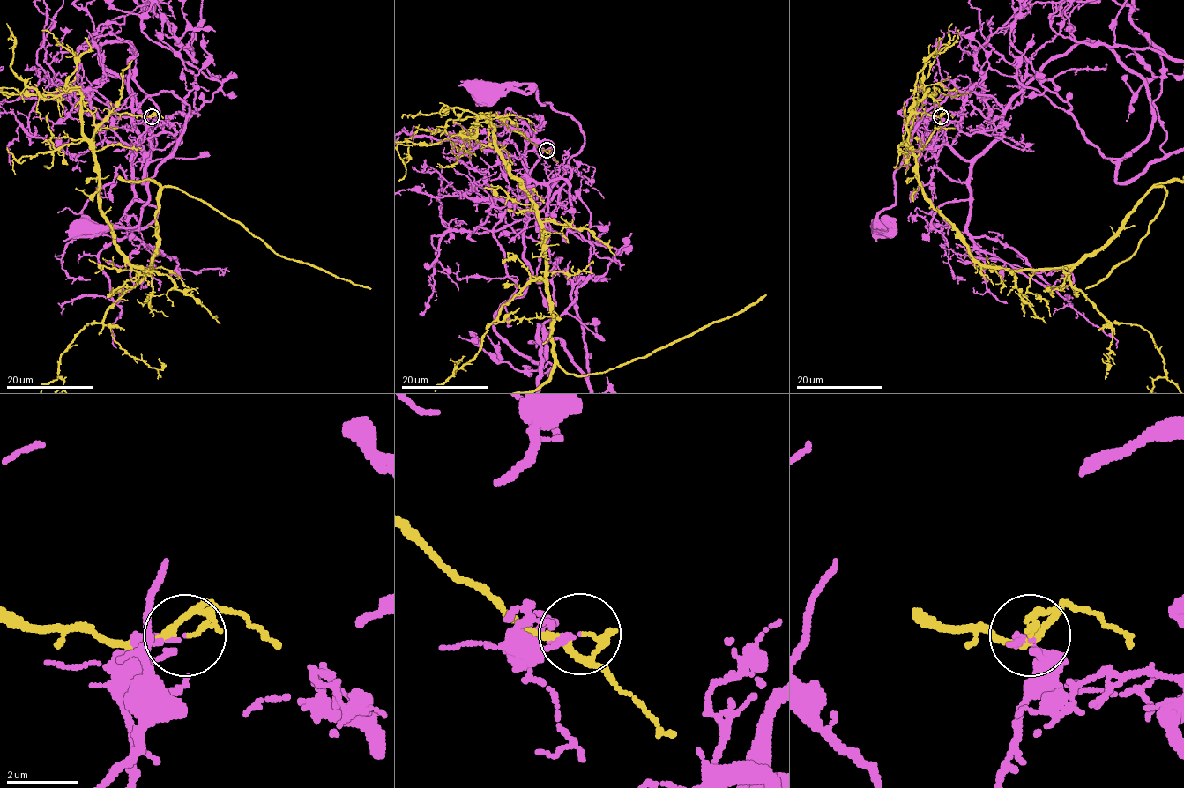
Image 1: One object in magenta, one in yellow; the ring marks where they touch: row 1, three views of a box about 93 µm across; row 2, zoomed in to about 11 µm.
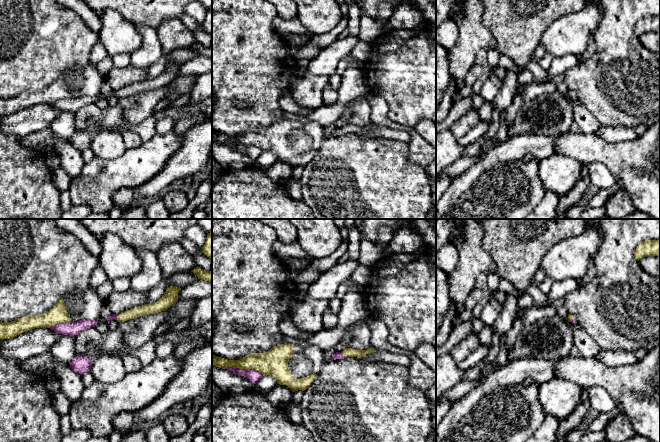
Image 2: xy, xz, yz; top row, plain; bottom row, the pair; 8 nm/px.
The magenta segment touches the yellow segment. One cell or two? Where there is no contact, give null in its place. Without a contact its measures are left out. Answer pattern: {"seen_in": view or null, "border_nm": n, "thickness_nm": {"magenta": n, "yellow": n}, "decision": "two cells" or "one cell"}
{"seen_in": "xz", "border_nm": 320, "thickness_nm": {"magenta": 100, "yellow": 200}, "decision": "two cells"}

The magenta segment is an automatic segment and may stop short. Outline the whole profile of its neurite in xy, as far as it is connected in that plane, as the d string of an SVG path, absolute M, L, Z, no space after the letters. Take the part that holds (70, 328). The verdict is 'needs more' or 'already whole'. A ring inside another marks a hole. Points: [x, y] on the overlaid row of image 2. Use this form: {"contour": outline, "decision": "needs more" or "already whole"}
{"contour": "M79 320L76 322L65 322L55 326L50 327L51 330L62 335L69 335L75 337L80 332L87 328L96 327L98 323L97 320Z", "decision": "already whole"}

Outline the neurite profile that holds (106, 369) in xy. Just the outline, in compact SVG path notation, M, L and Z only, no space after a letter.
M102 355L93 360L90 372L95 381L104 384L113 384L124 378L127 374L123 360L118 355Z

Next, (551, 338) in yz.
M558 314L551 318L542 318L532 324L526 325L517 336L513 347L507 353L507 361L524 358L544 360L561 360L570 356L574 346L574 335L571 327Z

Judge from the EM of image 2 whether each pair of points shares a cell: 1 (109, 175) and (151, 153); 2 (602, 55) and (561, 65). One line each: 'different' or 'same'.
1: same
2: different

